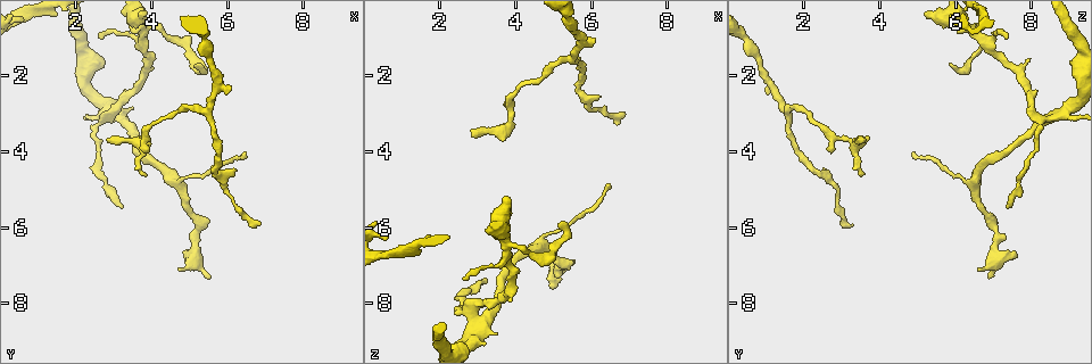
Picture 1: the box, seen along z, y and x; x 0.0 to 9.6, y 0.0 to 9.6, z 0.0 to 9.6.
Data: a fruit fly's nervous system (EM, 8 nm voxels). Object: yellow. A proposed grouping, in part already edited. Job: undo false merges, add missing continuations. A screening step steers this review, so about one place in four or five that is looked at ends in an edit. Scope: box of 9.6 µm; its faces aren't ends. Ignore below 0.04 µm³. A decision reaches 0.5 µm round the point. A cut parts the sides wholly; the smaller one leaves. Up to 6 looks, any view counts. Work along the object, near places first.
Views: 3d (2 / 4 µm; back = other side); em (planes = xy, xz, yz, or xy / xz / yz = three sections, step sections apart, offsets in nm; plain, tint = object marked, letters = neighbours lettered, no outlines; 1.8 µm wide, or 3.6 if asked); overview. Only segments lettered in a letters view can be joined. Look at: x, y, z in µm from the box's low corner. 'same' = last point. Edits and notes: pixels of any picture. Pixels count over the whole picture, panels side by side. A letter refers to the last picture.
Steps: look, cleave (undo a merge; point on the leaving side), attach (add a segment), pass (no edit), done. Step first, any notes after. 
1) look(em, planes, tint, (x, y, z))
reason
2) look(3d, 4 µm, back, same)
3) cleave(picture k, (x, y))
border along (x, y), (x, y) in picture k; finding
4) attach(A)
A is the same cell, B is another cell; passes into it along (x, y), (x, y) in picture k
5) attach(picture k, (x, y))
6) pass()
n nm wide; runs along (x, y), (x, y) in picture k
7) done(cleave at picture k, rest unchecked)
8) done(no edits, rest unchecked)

look(3d, 2 µm, (3.05, 3.00, 8.60))
four-way junction

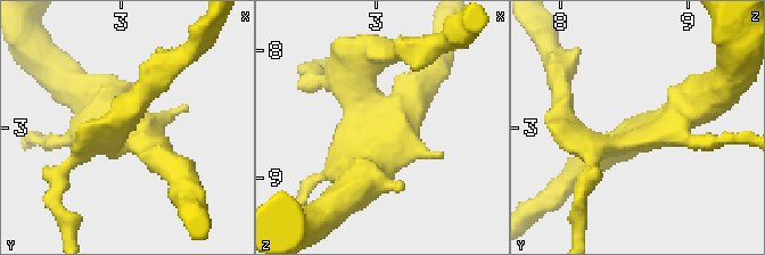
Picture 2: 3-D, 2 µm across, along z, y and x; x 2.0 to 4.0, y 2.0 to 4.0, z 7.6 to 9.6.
look(em, planes, tint, (3.12, 3.04, 8.58))
4 arms; now the EM

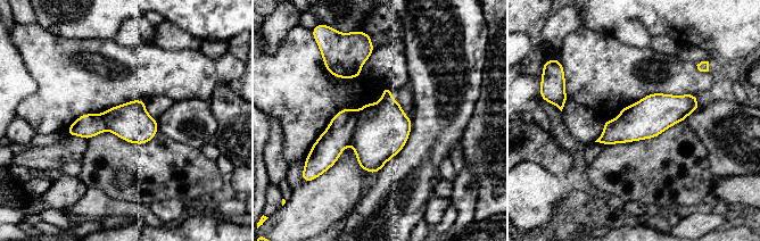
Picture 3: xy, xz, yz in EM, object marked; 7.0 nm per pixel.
look(em, planes, letters, same)
see the neighbours

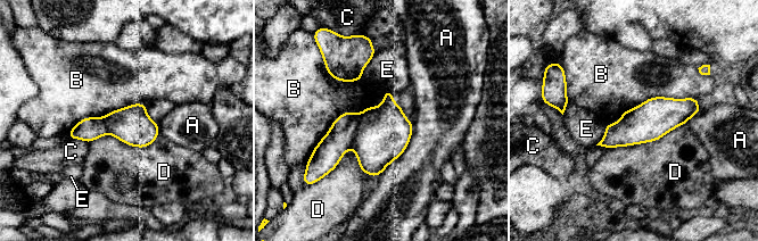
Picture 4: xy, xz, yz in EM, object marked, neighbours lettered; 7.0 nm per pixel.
cleave(picture 4, (384, 132))
280 nm wide; A, B, C, D and E are other cells; border along (361, 115), (351, 146) in picture 4; a second cell is stuck on

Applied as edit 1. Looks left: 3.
look(3d, 4 µm, (3.85, 3.95, 2.65))
branch stops here

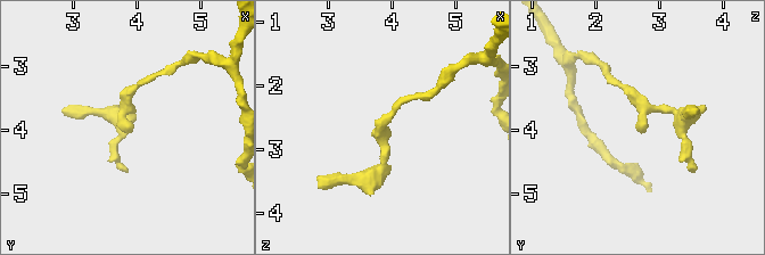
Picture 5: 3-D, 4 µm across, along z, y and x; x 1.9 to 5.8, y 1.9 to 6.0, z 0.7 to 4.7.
look(em, xz, step 8, letters, (3.85, 3.95, 2.60))

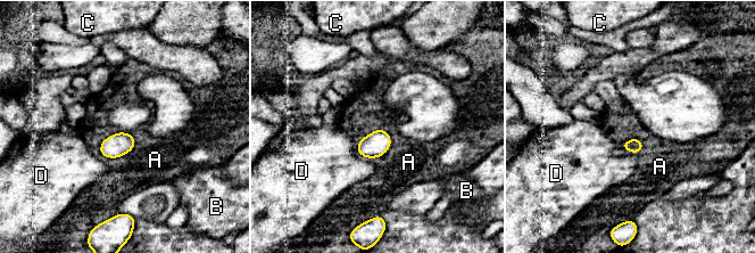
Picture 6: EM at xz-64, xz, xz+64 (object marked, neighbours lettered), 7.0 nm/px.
look(em, planes, letters, same)

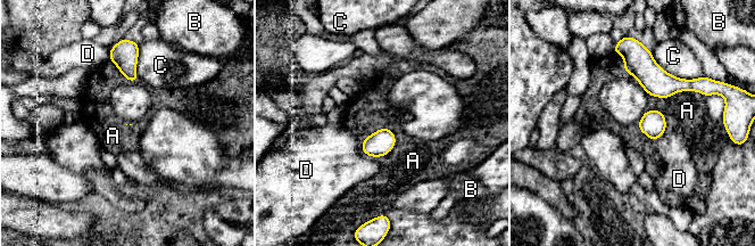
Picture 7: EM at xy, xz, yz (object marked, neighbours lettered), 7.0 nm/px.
pass()
A, B, C and D are other cells; border along (705, 96), (678, 91), (668, 99) in picture 7; none of them fits

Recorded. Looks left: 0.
done(cleave at picture 4, rest unchecked)

